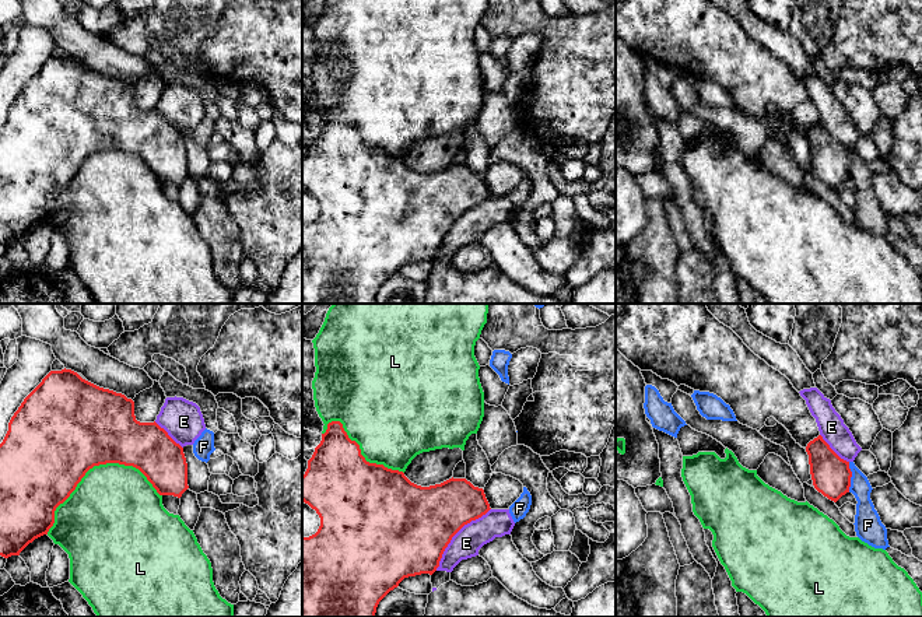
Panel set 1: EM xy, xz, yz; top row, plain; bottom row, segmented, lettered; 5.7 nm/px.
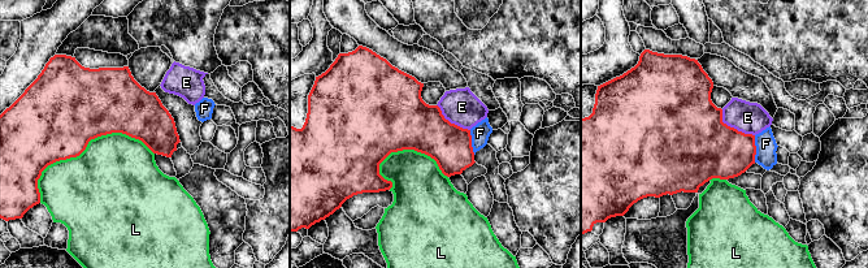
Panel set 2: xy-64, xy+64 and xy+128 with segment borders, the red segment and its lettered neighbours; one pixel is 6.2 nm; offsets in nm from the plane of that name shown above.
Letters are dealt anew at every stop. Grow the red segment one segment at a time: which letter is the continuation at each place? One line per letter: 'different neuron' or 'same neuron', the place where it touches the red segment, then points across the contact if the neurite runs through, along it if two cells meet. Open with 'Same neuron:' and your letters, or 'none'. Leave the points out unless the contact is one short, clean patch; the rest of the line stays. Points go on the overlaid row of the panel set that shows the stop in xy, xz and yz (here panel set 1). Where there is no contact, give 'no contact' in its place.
Same neuron: none
E: different neuron; contact xz (455, 533)
F: different neuron; contact yz (851, 476); border yz (848, 462), (851, 472), (849, 491)
L: different neuron; contact xy (94, 465)

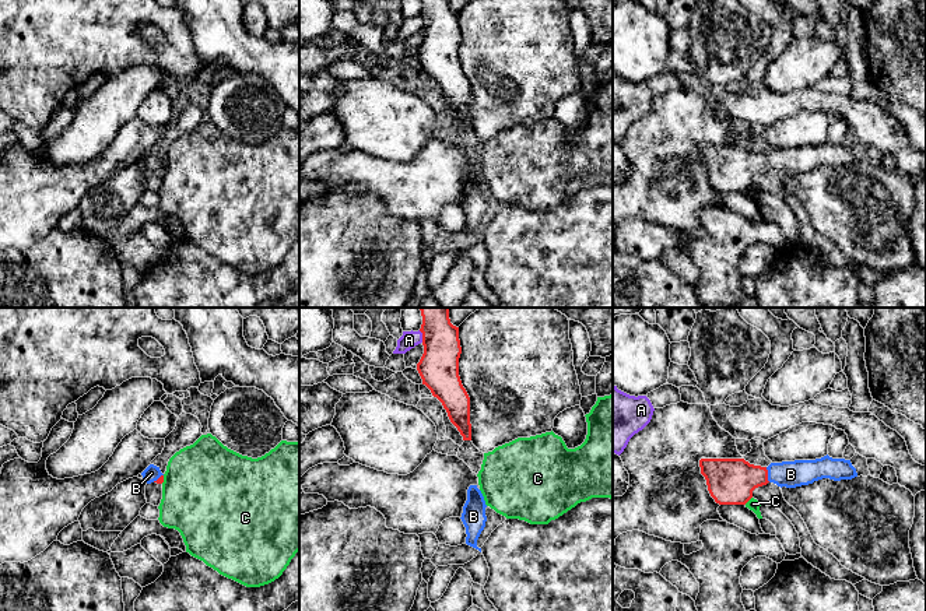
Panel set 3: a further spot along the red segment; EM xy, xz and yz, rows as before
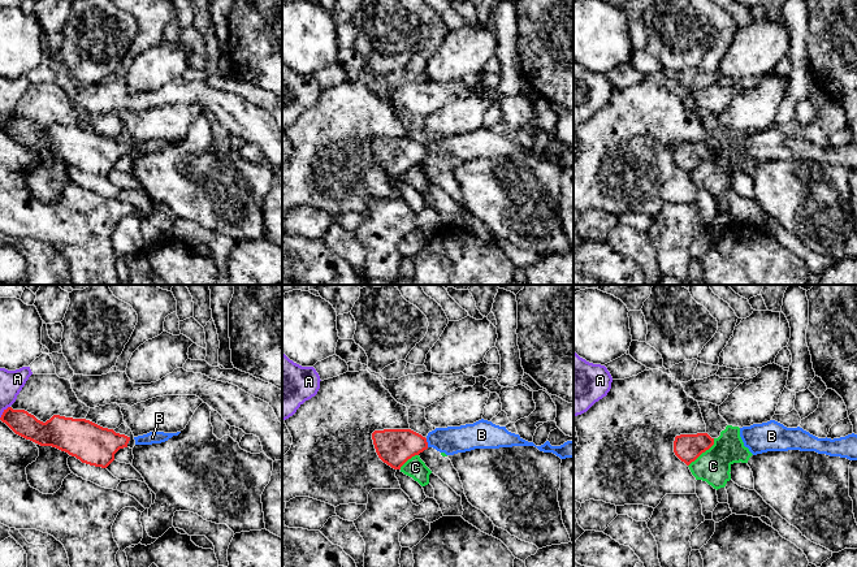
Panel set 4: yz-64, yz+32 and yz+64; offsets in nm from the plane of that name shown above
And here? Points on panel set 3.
Same neuron: B
A: different neuron; contact xz (423, 336)
B: same neuron; contact yz (767, 474)
C: different neuron; contact yz (747, 501); border yz (751, 497), (744, 504)

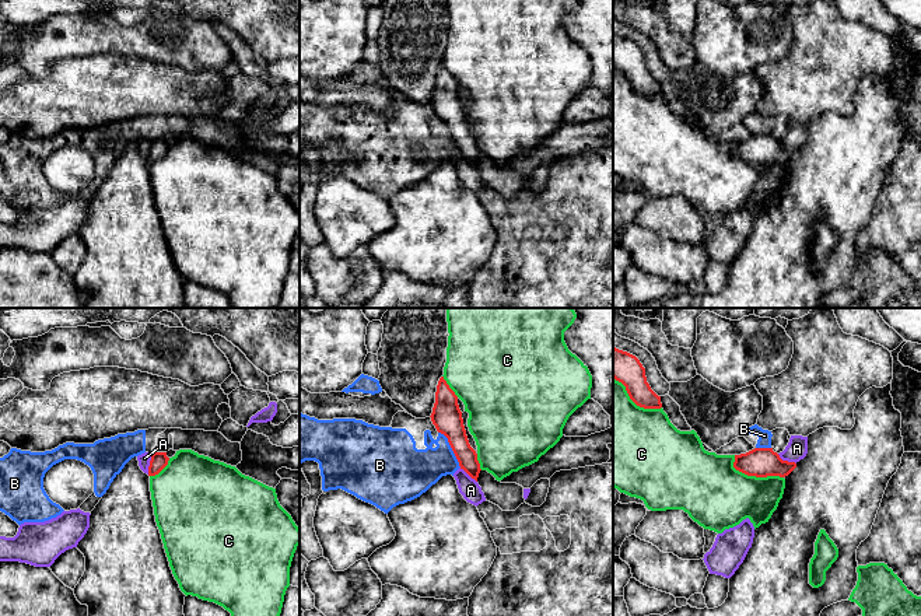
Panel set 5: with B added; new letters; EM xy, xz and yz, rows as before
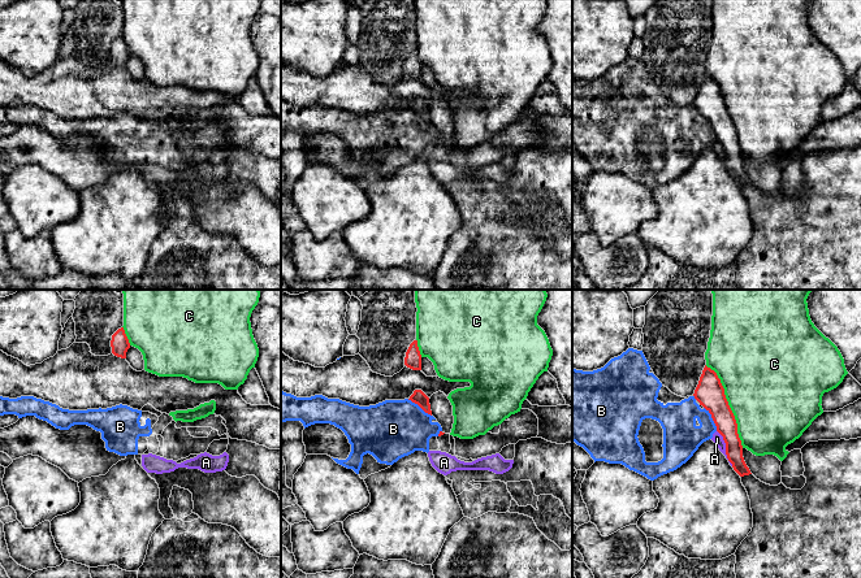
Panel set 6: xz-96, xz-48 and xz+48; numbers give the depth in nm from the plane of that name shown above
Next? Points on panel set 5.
Same neuron: none
A: different neuron; contact xy (150, 464); border xy (153, 454), (147, 473)
B: different neuron; contact xz (451, 447); border xz (438, 431), (447, 438), (461, 466)
C: different neuron; contact yz (753, 475)

